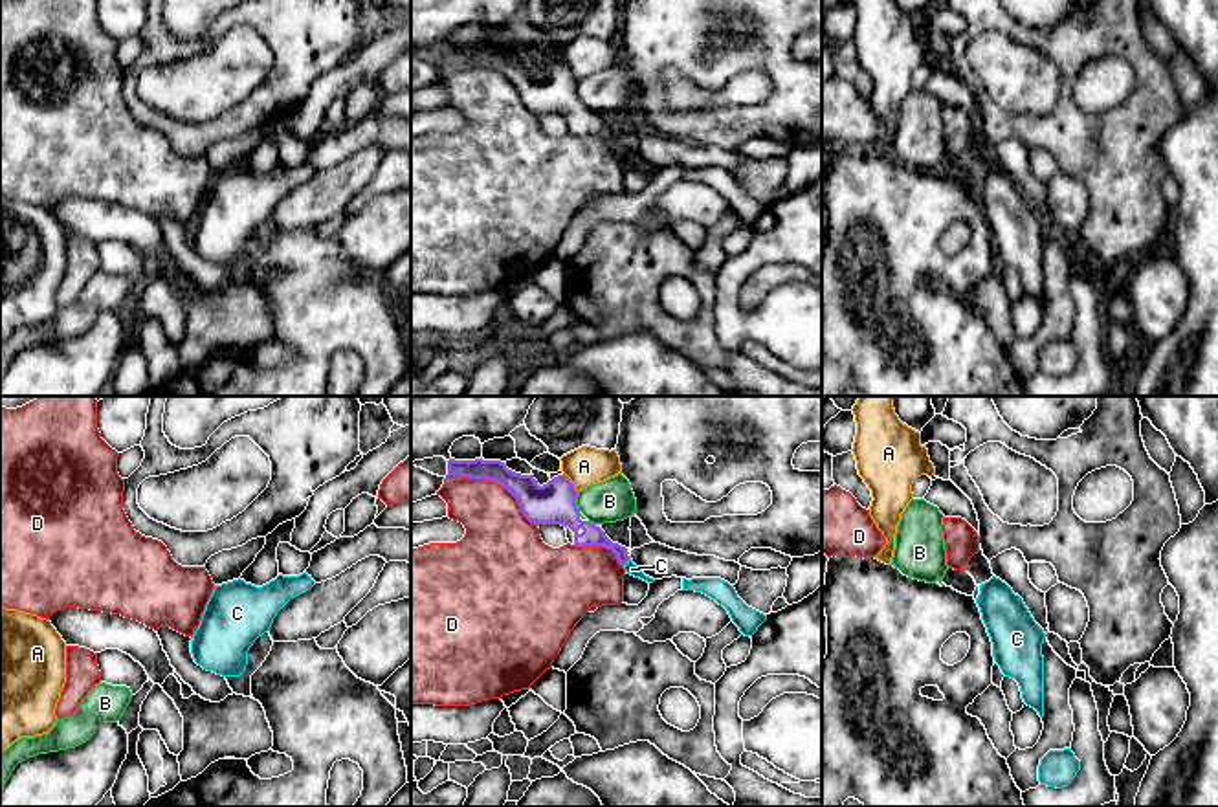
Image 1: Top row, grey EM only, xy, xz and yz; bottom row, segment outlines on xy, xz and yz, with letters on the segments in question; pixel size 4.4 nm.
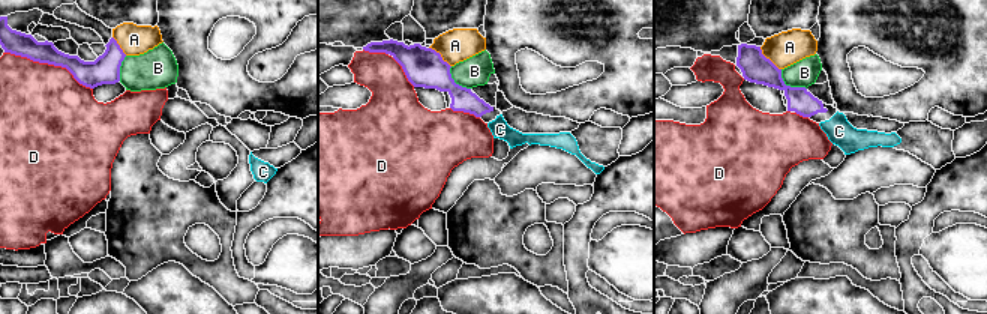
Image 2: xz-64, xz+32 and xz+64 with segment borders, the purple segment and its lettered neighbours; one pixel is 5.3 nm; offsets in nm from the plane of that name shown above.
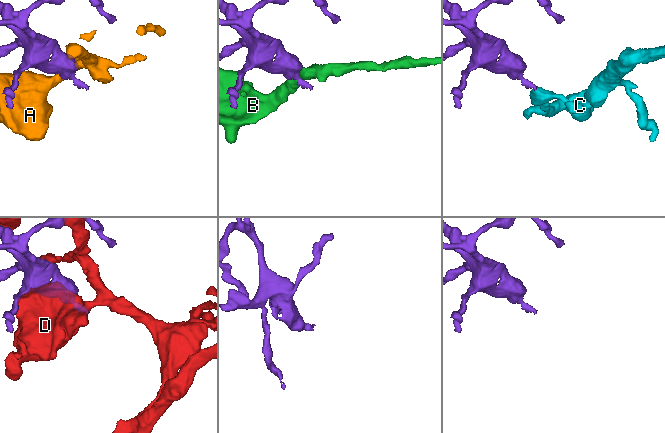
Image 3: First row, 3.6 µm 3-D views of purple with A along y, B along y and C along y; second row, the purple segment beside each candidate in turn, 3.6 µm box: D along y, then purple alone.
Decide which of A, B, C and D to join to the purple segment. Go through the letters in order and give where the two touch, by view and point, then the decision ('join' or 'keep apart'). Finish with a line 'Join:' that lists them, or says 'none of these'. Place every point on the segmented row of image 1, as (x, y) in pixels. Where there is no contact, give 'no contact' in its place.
A: xz (569, 481) | keep apart
B: xz (575, 501) | keep apart
C: xz (626, 562) | join
D: xz (498, 483) | keep apart
Join: C

